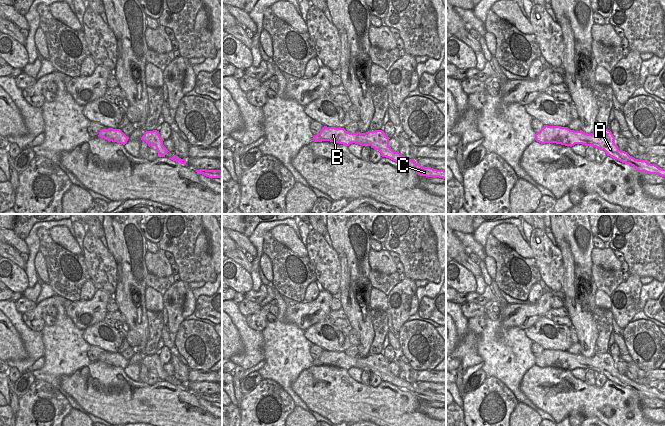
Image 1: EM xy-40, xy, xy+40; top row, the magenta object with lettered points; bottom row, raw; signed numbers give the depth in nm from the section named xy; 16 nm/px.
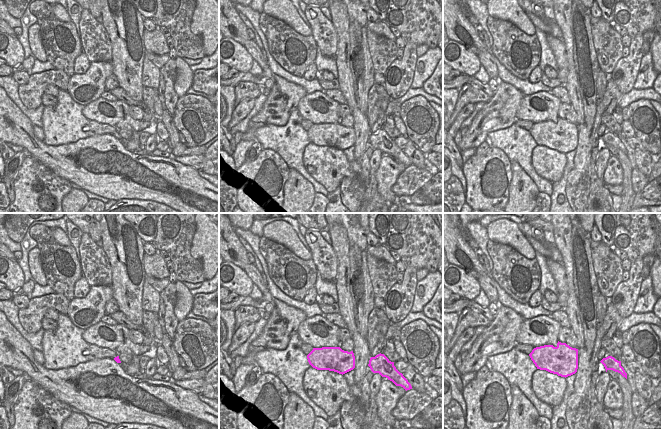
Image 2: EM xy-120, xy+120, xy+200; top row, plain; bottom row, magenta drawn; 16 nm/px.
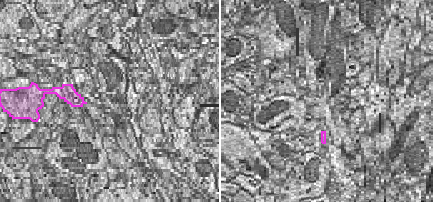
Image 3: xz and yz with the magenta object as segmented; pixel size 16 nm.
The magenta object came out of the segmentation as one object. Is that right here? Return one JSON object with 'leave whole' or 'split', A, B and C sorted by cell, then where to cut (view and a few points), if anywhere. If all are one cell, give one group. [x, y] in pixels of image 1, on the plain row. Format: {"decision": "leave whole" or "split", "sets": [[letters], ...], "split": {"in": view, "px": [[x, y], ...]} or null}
{"decision": "leave whole", "sets": [["A", "B", "C"]], "split": null}

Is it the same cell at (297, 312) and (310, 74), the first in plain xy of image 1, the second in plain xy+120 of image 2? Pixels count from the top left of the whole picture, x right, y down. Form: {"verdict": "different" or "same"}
{"verdict": "different"}

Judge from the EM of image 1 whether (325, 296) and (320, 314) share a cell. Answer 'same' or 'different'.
same

